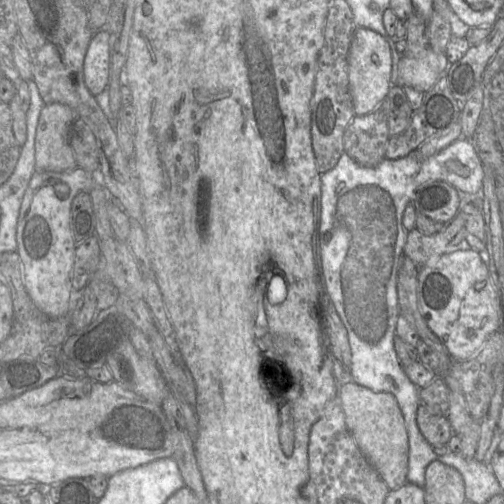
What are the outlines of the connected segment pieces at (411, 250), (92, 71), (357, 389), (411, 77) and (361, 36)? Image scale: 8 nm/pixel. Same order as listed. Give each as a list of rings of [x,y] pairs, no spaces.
[[[461,216],[446,224],[445,228],[433,235],[425,235],[418,229],[408,231],[403,254],[418,267],[423,267],[429,260],[457,251],[457,245],[466,240],[465,221]]]
[[[104,29],[94,33],[84,58],[84,82],[93,96],[107,88],[111,63],[110,37]]]
[[[353,382],[345,384],[339,390],[347,428],[363,455],[389,490],[406,484],[409,441],[405,421],[396,398],[391,393],[374,392]]]
[[[430,47],[418,56],[403,56],[398,64],[398,85],[425,93],[445,76],[450,64],[445,53],[436,53]]]
[[[357,27],[348,55],[349,90],[357,116],[372,112],[387,96],[391,86],[392,56],[389,42],[368,28]]]

